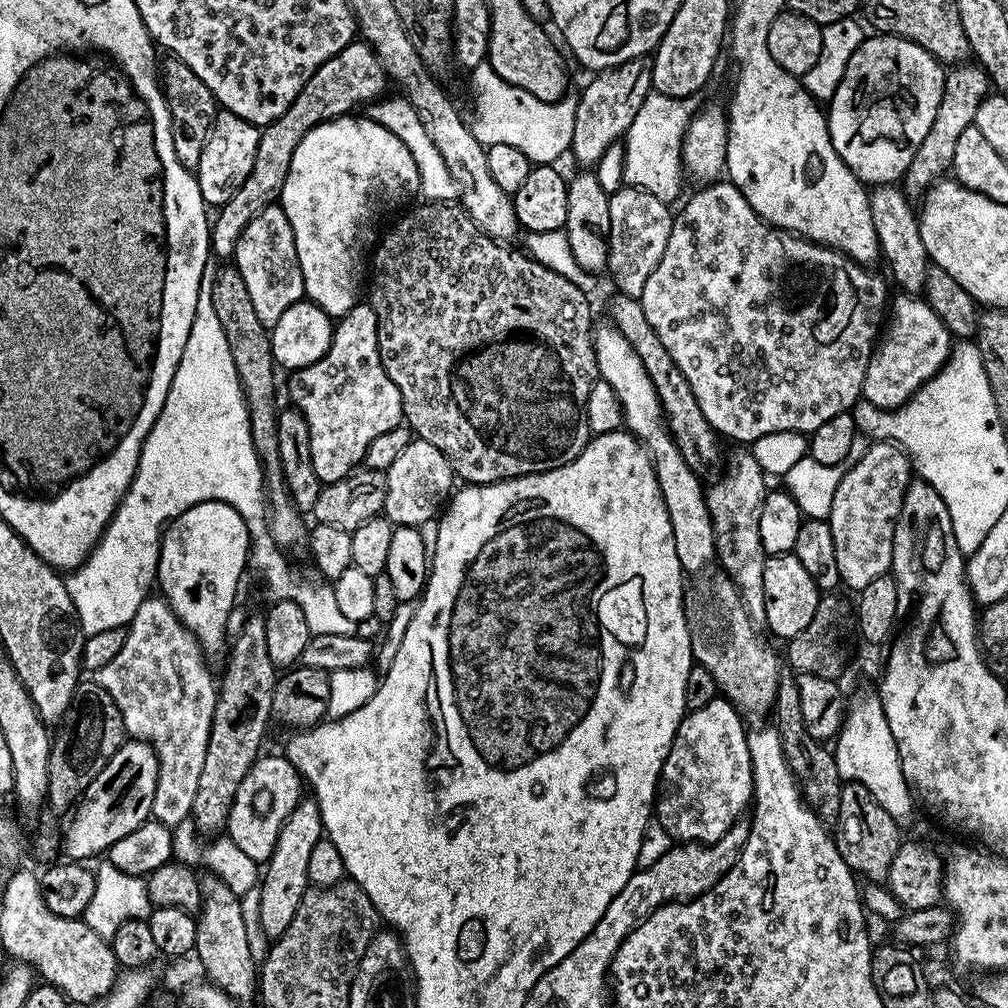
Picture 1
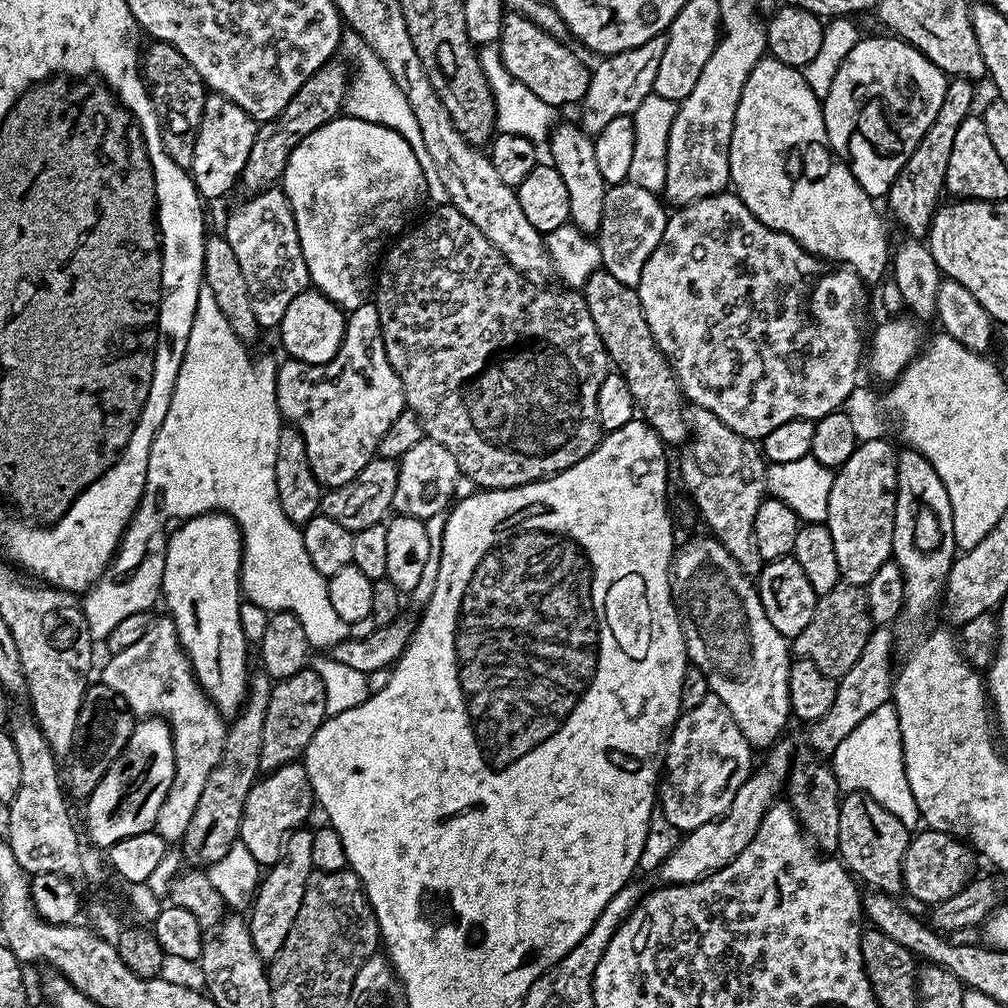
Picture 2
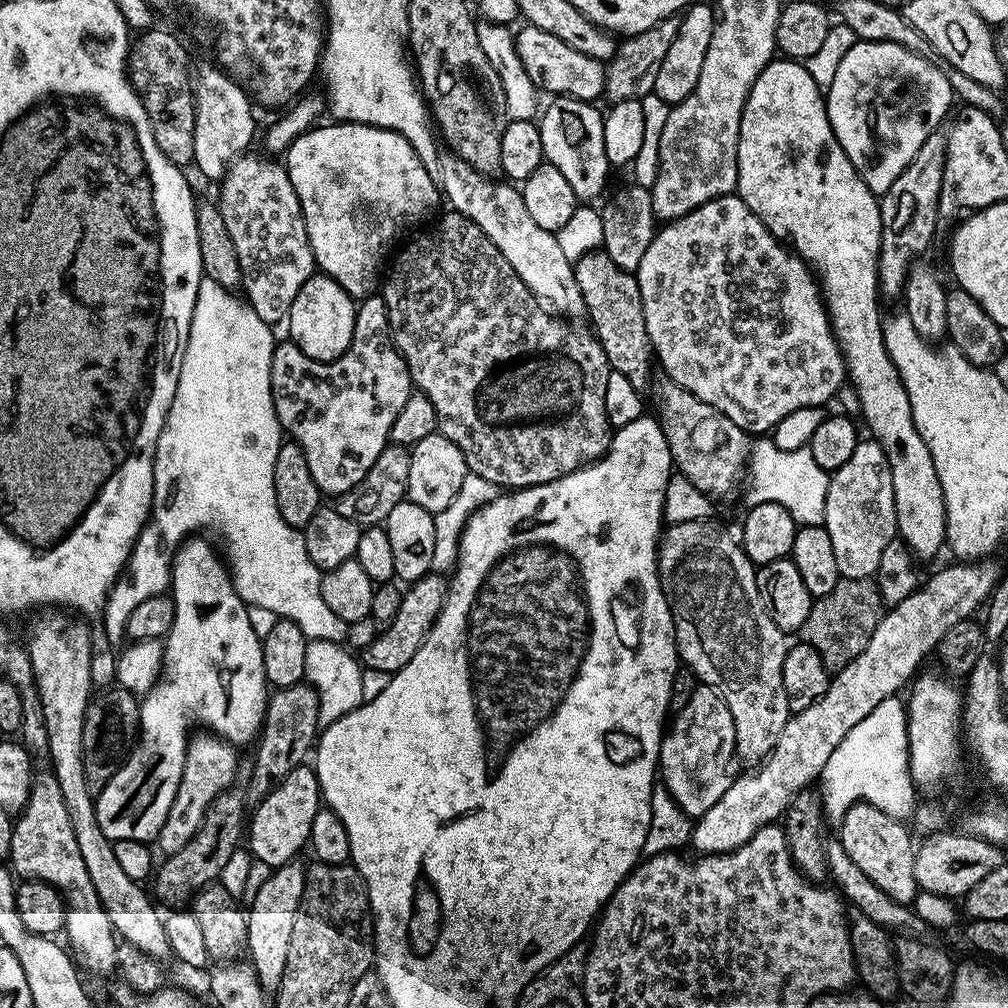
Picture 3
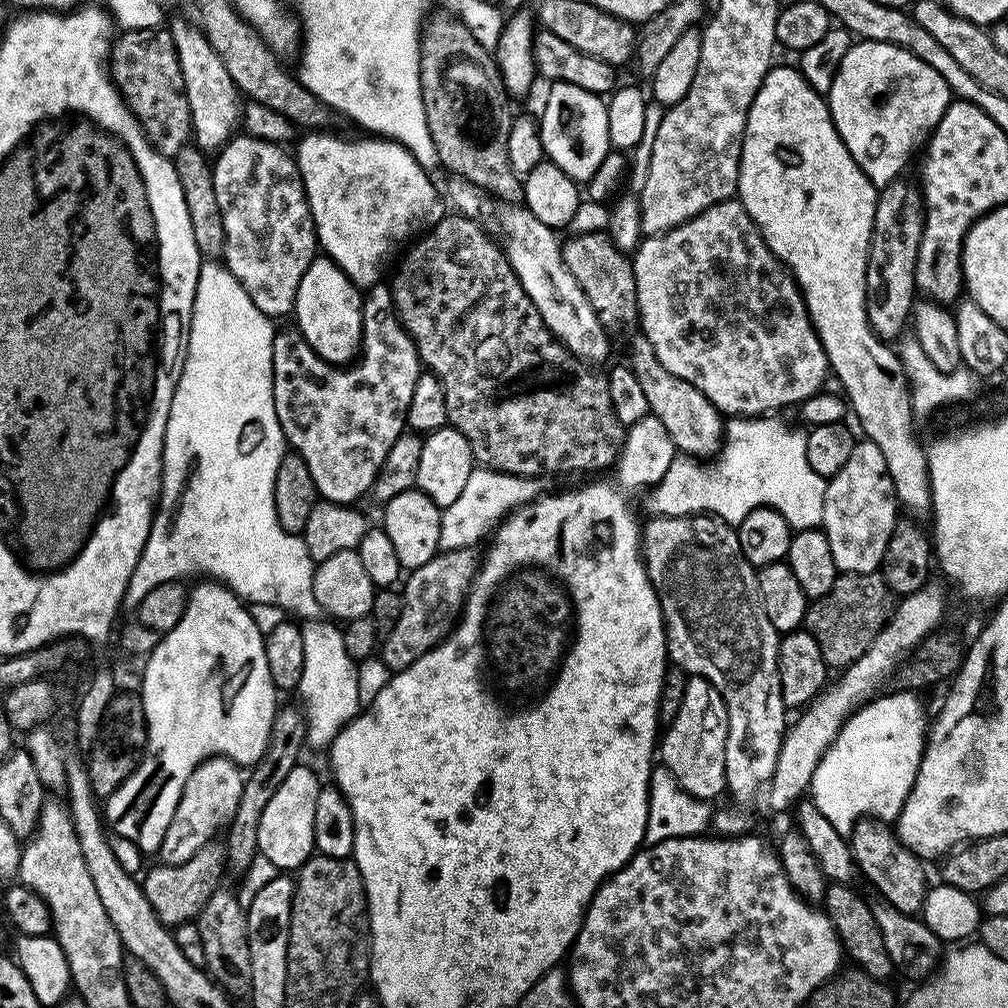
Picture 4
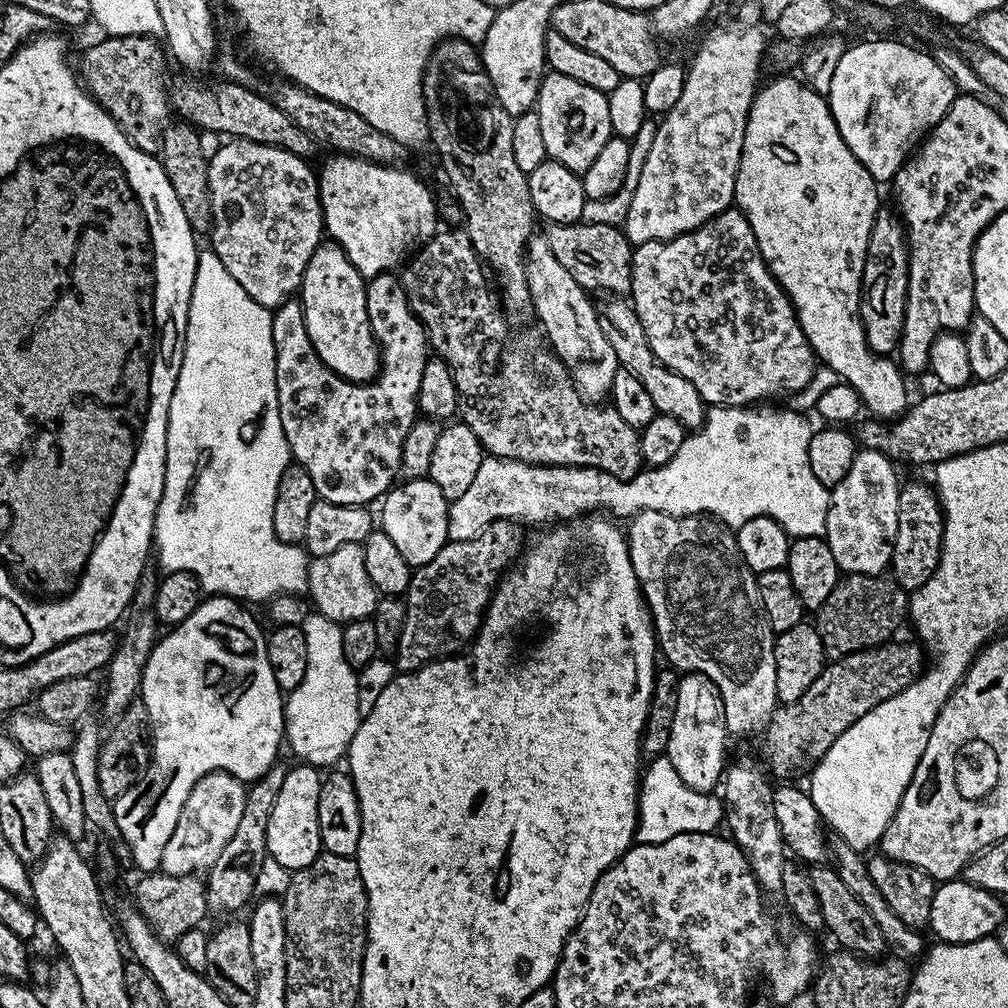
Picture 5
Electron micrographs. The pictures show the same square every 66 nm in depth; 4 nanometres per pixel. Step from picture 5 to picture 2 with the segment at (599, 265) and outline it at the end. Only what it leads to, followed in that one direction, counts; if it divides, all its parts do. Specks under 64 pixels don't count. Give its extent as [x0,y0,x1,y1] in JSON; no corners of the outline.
[582,270,690,445]

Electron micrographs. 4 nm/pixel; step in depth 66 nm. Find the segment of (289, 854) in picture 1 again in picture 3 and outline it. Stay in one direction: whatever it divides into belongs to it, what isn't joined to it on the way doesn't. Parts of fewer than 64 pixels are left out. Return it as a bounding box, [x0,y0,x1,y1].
[246,862,305,994]

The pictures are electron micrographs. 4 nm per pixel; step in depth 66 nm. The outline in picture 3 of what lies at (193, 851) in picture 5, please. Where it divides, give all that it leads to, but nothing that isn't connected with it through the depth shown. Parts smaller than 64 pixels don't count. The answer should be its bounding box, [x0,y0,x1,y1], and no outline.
[158,734,237,854]

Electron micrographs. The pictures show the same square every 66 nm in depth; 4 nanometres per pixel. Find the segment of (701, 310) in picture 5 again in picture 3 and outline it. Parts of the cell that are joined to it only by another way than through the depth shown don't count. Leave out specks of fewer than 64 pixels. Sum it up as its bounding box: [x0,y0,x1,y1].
[636,194,846,434]

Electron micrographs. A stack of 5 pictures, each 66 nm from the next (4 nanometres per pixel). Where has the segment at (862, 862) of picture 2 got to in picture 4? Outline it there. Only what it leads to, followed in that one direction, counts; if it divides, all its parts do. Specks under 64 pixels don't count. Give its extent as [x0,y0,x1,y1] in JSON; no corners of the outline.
[850,818,930,913]

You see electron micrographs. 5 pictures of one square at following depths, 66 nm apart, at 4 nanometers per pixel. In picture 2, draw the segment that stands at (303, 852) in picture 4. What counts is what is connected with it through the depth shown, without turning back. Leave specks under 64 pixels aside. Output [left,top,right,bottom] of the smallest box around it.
[239,762,314,866]

